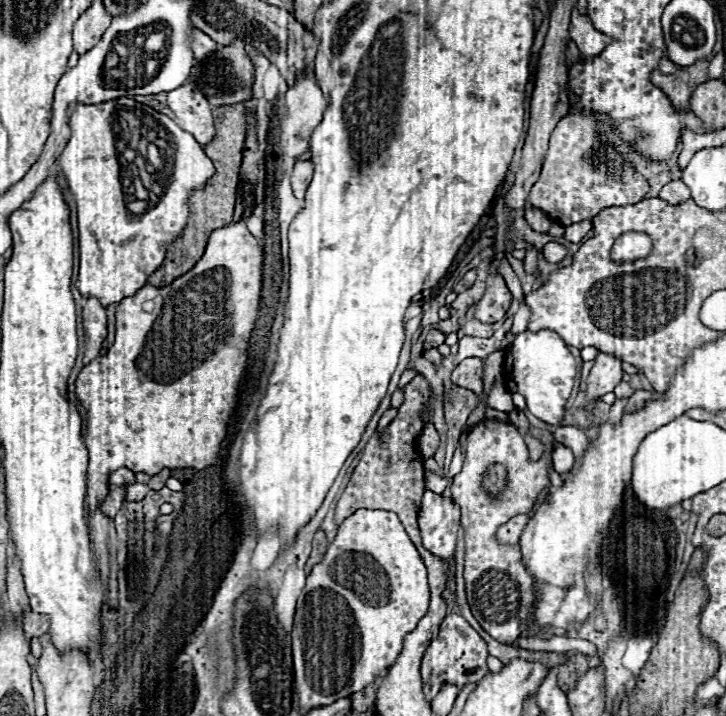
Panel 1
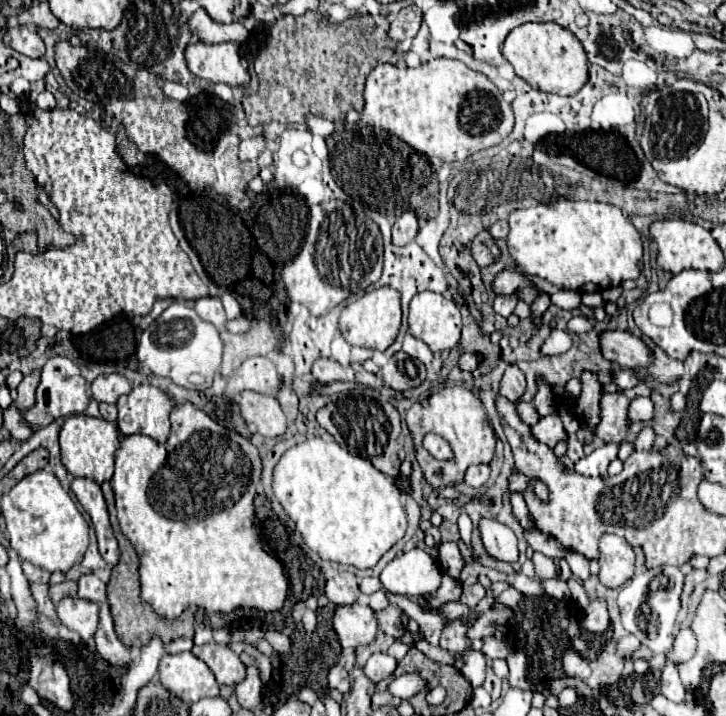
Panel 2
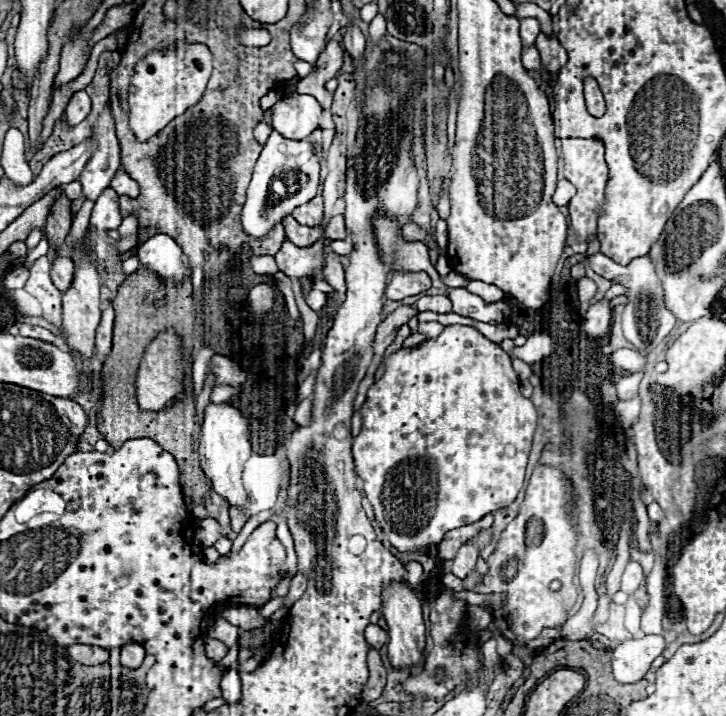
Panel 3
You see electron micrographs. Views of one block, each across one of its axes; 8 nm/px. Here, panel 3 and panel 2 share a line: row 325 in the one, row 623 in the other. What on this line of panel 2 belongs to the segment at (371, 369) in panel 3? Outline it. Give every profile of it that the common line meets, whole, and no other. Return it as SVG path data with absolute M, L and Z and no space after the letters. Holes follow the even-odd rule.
M388 606L386 610L376 614L380 630L384 630L388 636L394 638L402 638L402 632L406 630L406 626L402 624L402 610L396 606Z

